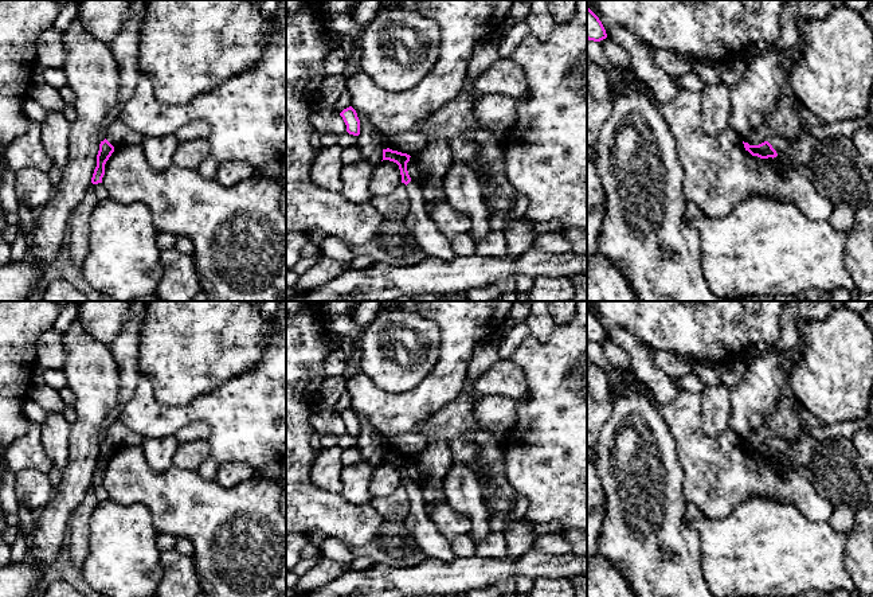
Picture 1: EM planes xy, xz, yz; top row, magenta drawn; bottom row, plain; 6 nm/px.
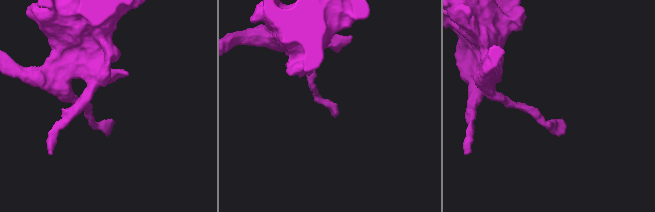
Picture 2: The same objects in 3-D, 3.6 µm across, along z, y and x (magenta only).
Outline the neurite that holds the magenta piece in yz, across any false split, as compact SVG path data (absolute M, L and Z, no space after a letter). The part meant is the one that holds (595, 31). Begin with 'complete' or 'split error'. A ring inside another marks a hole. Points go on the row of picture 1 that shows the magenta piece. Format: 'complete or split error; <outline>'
complete; M587 8L587 39L600 42L607 38L606 30L599 17Z

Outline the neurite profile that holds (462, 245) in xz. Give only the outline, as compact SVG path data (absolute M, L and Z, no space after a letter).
M467 234L457 235L451 239L451 247L455 255L475 254L475 243Z

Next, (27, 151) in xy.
M31 121L28 132L7 147L4 157L7 167L13 172L26 168L50 172L52 169L52 161L40 140L40 122Z

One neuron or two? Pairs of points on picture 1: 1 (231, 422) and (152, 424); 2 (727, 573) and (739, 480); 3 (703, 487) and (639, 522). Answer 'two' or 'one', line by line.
1: one
2: two
3: two

